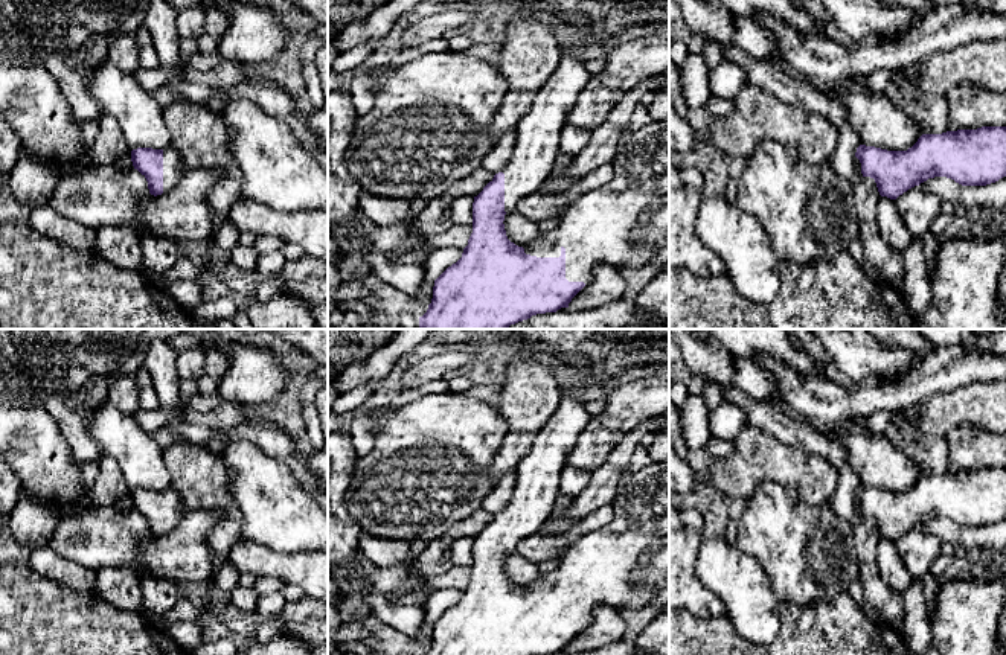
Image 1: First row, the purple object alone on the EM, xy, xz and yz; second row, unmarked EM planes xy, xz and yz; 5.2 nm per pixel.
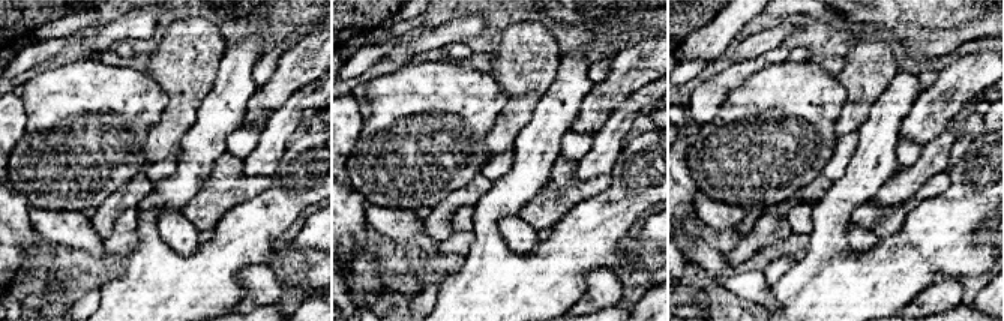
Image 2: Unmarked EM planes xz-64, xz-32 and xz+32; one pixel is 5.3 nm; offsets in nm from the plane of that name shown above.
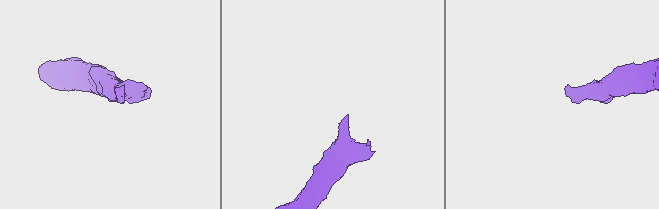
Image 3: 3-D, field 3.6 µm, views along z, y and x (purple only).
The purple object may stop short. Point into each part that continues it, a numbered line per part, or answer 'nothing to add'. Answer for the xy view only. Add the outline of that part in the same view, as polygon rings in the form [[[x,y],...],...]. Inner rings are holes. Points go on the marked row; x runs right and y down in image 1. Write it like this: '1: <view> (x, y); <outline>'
1: xy (173, 172); [[[169,145],[163,149],[163,193],[169,192],[181,180],[181,158],[178,151]]]

